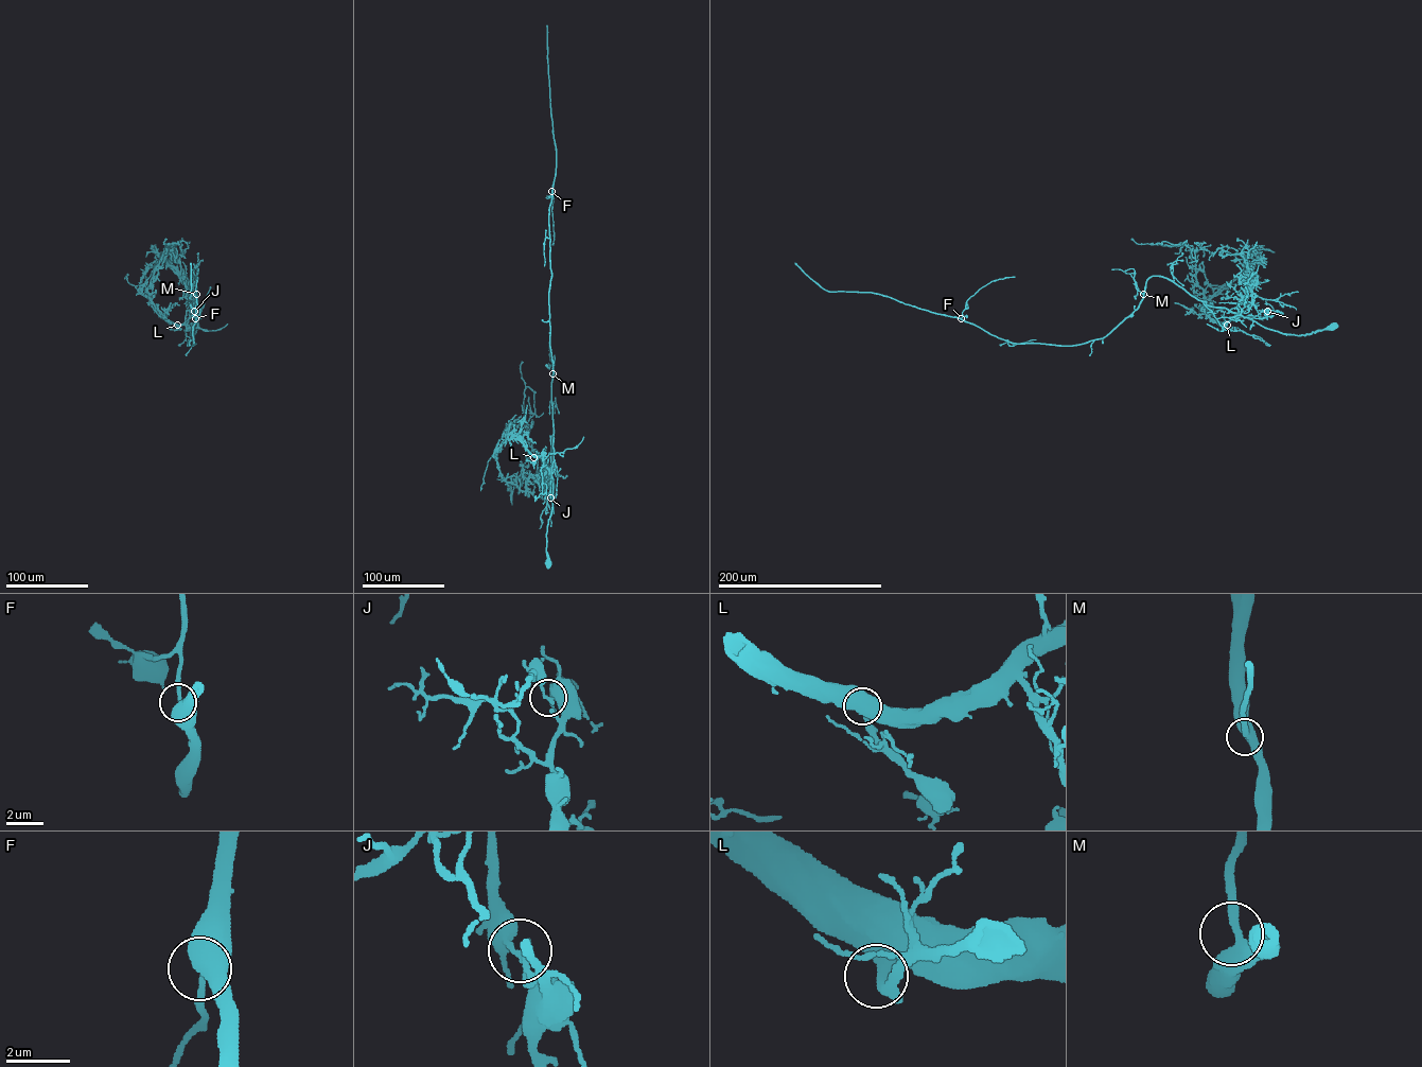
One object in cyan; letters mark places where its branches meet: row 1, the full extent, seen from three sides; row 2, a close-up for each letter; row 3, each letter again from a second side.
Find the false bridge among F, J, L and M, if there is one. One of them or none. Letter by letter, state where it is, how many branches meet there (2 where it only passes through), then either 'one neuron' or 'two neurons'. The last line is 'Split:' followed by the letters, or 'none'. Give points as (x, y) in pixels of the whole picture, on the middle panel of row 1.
F: place (551, 191); branches 2; one neuron
J: place (550, 497); branches 2; two neurons
L: place (533, 457); branches 2; one neuron
M: place (552, 373); branches 2; one neuron
Split: J

